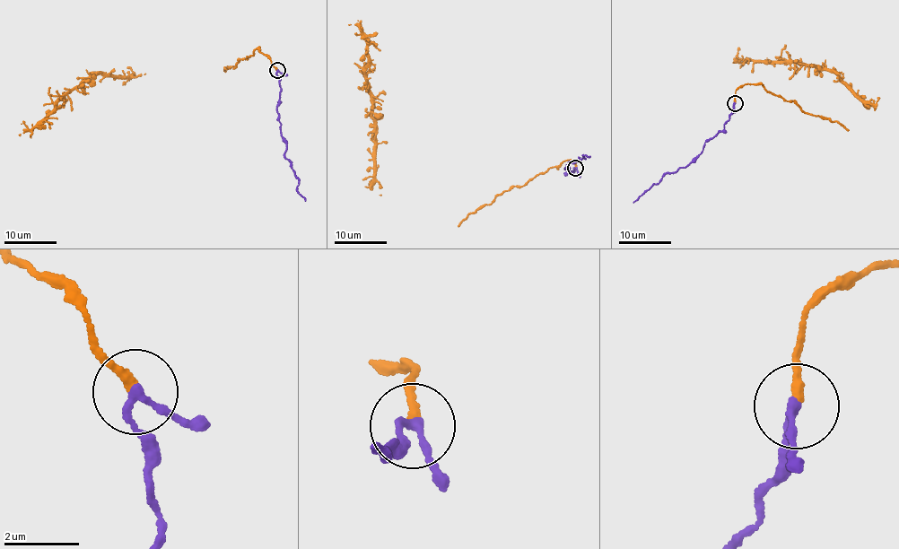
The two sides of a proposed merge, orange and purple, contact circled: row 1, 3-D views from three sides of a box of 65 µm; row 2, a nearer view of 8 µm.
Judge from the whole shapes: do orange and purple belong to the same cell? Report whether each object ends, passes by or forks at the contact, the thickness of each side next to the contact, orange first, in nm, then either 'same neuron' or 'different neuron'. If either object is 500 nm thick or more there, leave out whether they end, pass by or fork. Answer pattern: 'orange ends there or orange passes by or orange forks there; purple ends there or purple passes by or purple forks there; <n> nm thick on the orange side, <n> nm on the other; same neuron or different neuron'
orange ends there; purple passes by; 240 nm thick on the orange side, 200 nm on the other; same neuron

